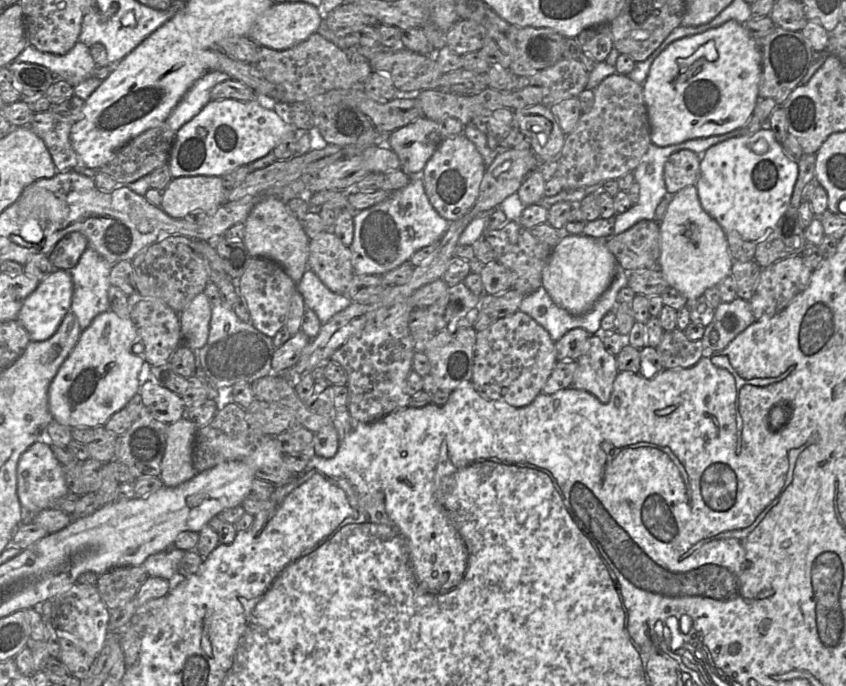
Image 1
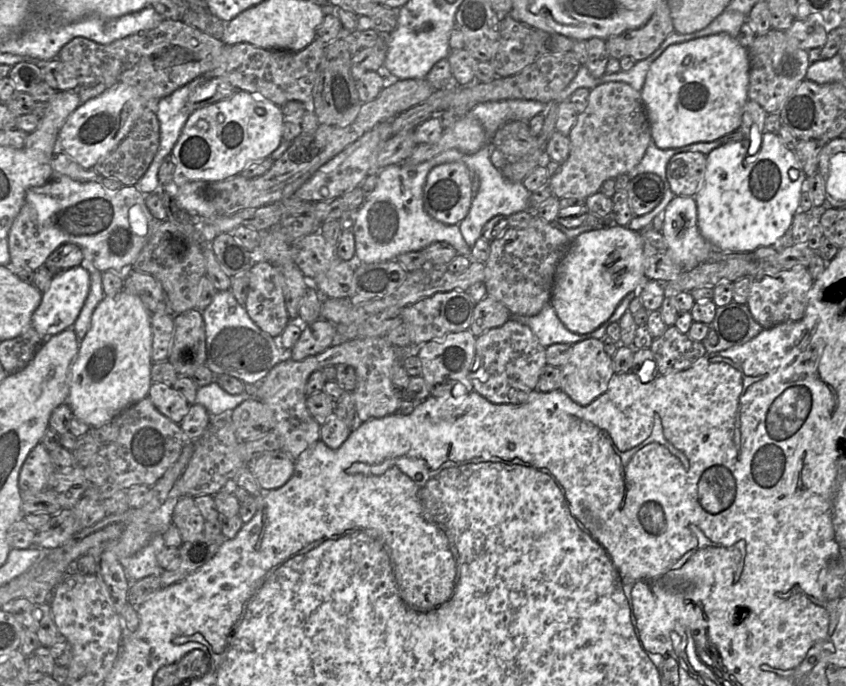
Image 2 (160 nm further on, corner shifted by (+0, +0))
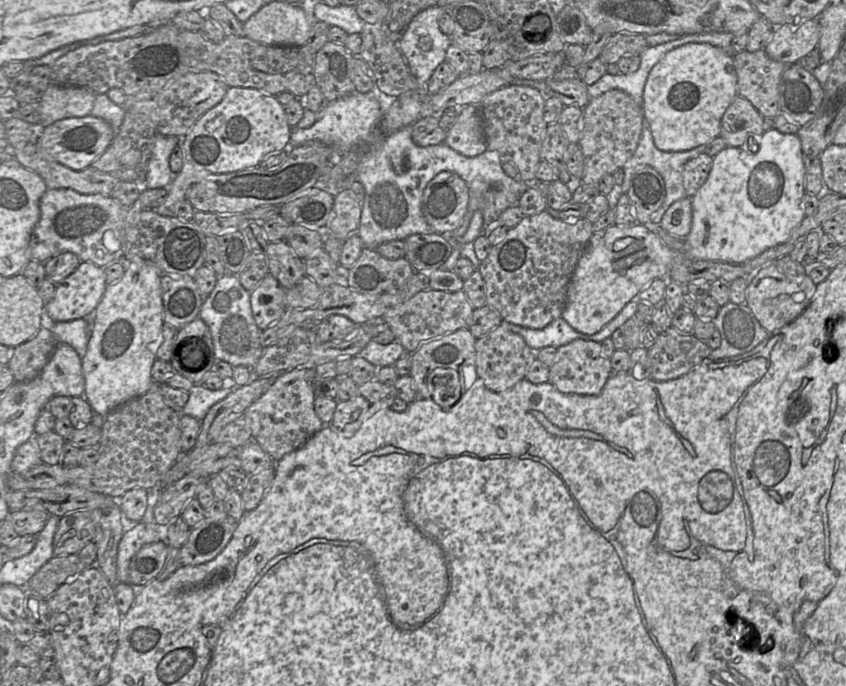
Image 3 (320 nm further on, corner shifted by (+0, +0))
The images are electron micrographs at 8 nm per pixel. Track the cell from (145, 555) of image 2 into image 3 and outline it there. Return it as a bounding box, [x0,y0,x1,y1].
[117,523,167,582]

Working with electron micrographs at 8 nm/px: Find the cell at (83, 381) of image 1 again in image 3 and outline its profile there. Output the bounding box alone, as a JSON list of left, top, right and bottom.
[82,260,164,417]

